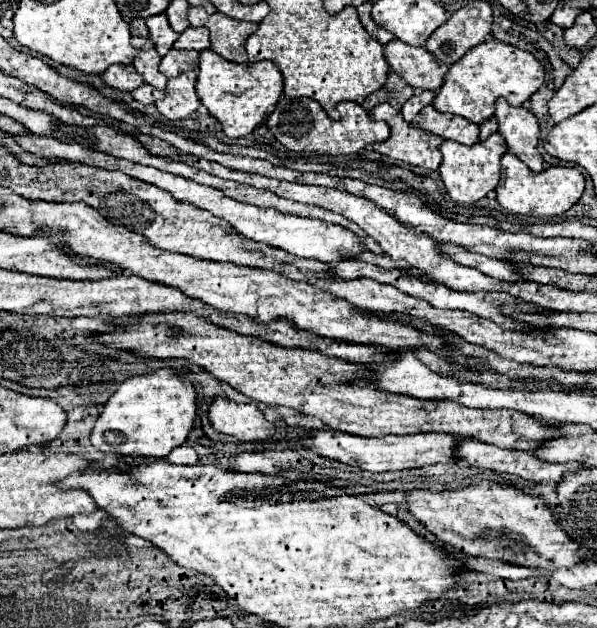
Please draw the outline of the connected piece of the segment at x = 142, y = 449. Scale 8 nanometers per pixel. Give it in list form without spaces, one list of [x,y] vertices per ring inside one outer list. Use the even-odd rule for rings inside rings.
[[[158,369],[146,375],[136,375],[120,383],[118,391],[104,405],[98,417],[90,443],[104,453],[130,457],[168,457],[174,447],[180,447],[196,417],[196,391],[186,377],[174,375],[172,369]]]

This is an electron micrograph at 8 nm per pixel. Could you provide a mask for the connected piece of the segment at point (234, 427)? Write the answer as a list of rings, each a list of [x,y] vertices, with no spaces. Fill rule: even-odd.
[[[216,397],[210,403],[208,419],[218,433],[232,435],[238,441],[268,441],[276,429],[264,419],[262,411],[254,403],[236,403],[224,397]]]

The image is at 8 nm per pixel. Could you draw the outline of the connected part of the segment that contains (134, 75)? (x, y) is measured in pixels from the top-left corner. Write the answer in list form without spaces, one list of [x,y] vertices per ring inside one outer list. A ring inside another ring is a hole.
[[[122,65],[108,67],[108,71],[102,73],[102,81],[108,87],[118,89],[118,91],[134,91],[144,83],[142,75],[132,65],[130,67],[122,67]]]

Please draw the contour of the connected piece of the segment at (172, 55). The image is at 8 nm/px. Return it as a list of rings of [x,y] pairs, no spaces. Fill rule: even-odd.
[[[170,49],[166,57],[160,61],[160,71],[166,77],[178,77],[184,71],[198,69],[198,53],[196,51],[180,51],[180,49]]]

